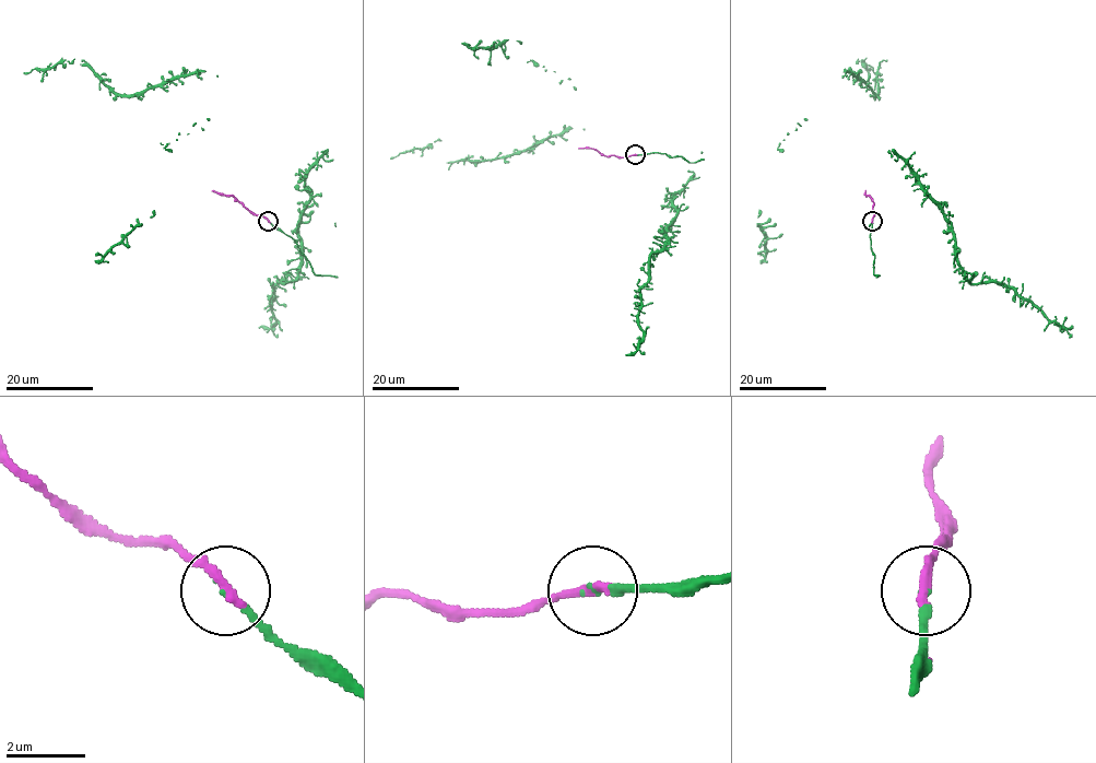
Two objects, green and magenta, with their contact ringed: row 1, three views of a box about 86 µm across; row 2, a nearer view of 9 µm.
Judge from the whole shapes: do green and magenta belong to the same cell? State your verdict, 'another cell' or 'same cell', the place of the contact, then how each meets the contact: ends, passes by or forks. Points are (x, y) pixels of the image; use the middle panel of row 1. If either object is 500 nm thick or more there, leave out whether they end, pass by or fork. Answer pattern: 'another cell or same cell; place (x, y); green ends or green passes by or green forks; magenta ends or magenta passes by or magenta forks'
same cell; place (635, 154); green ends; magenta ends

